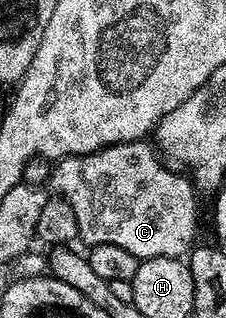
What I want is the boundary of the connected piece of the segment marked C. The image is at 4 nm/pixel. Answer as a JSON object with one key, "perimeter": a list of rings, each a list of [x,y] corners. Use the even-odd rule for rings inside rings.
{"perimeter":[[[146,140],[126,141],[110,145],[85,155],[64,157],[54,166],[53,186],[56,194],[73,207],[79,224],[79,241],[90,247],[101,243],[113,243],[113,247],[125,247],[129,255],[140,261],[150,257],[186,258],[196,244],[195,232],[199,229],[199,200],[190,176],[176,170],[157,152],[154,144]]]}

